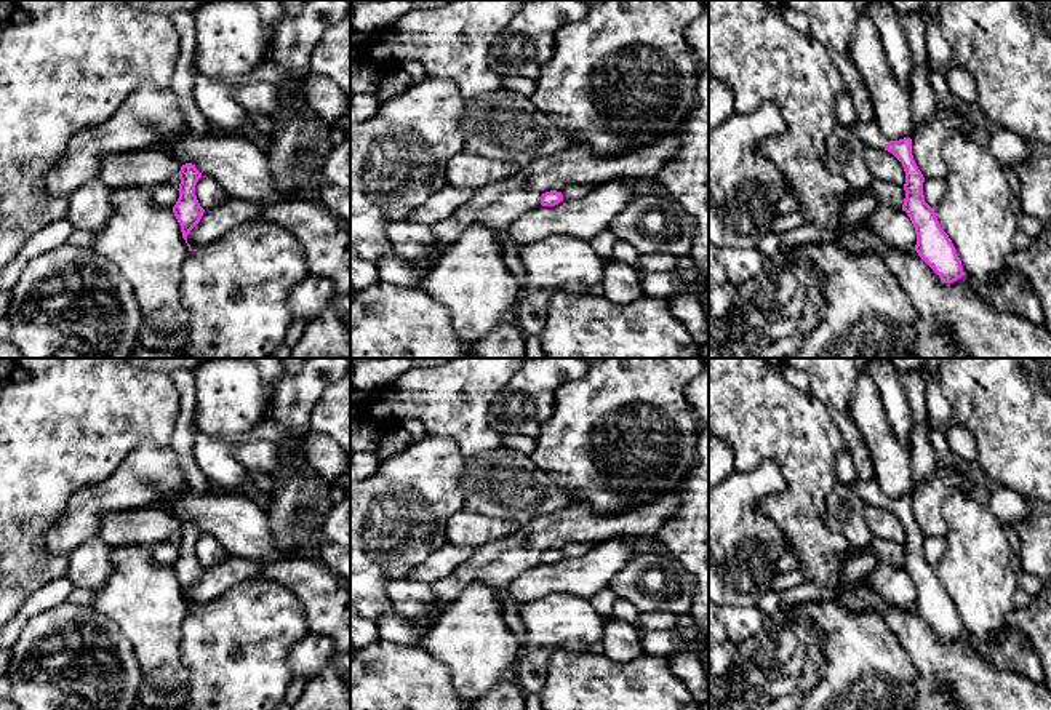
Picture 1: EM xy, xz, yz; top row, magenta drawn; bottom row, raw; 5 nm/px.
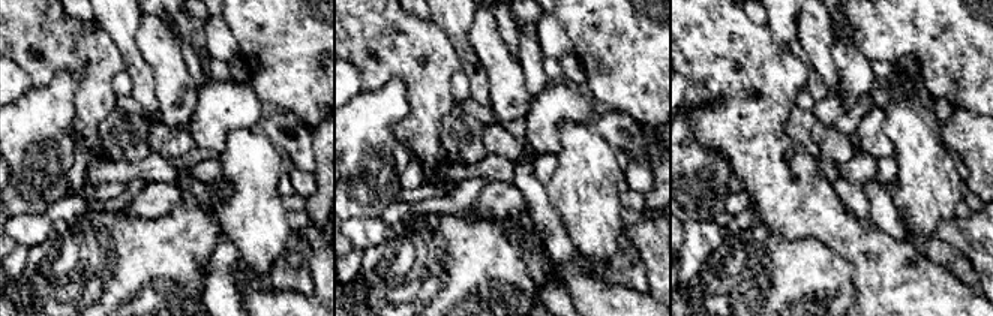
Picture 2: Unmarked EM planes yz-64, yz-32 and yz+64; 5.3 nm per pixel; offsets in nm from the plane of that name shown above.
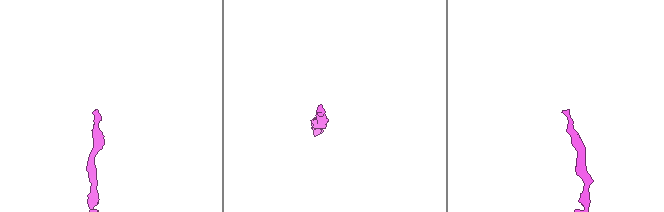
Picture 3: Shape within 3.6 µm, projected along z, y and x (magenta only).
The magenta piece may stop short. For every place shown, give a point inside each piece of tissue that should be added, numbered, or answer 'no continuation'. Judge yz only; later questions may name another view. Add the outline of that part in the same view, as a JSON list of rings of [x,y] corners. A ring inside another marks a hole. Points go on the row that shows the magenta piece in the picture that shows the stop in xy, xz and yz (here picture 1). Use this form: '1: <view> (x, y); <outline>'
1: yz (869, 133); [[[875,120],[869,123],[856,122],[853,126],[849,126],[849,130],[856,133],[867,147],[872,146],[885,149],[889,142],[889,139],[881,133]]]

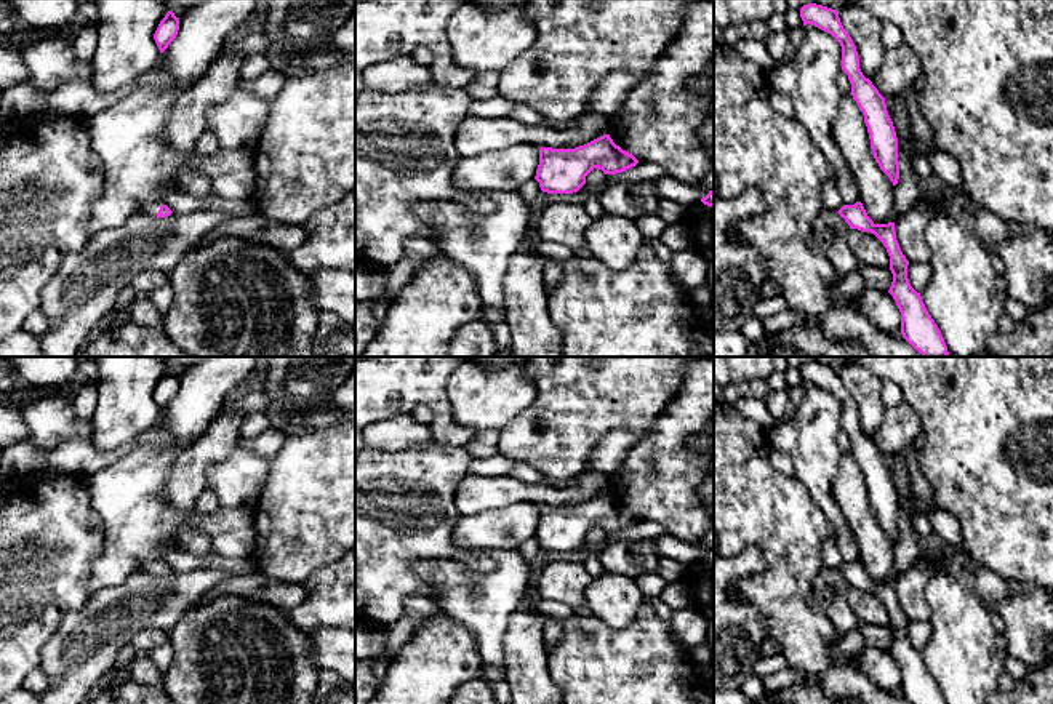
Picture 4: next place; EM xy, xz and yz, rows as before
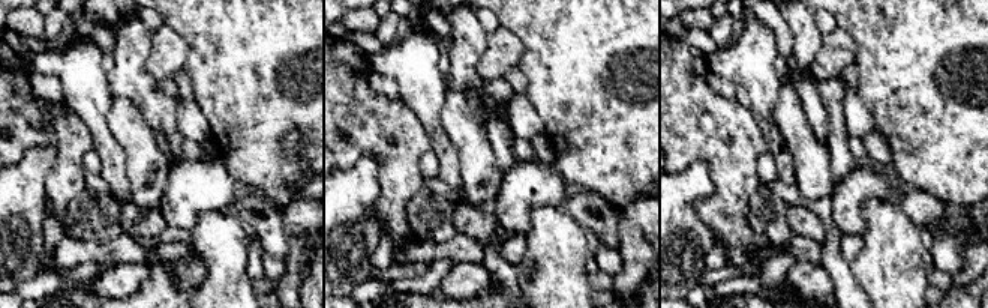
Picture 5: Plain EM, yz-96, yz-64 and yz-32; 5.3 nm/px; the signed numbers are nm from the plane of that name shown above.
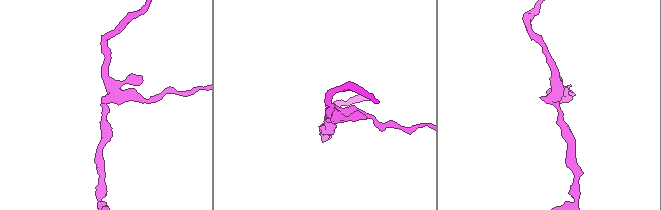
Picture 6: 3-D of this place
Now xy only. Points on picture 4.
1: xy (152, 208); [[[163,200],[149,203],[149,205],[144,206],[144,213],[157,218],[157,213],[158,213],[162,205],[166,205],[166,203]]]

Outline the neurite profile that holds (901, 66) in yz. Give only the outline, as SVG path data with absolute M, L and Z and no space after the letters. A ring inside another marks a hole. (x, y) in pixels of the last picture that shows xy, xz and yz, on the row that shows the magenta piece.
M906 43L887 50L883 64L871 82L883 98L901 96L904 88L922 75L922 62L917 53Z

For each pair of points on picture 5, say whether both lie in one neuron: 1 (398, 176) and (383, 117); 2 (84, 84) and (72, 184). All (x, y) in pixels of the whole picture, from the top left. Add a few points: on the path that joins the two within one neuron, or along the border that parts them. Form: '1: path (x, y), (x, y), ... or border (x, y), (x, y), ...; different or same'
1: path (398, 161), (398, 138), (392, 132); same
2: border (71, 108), (86, 125), (93, 147); different

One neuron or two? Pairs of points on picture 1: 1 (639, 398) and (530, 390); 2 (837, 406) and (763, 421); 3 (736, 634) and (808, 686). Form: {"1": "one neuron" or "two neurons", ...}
{"1": "two neurons", "2": "two neurons", "3": "two neurons"}

